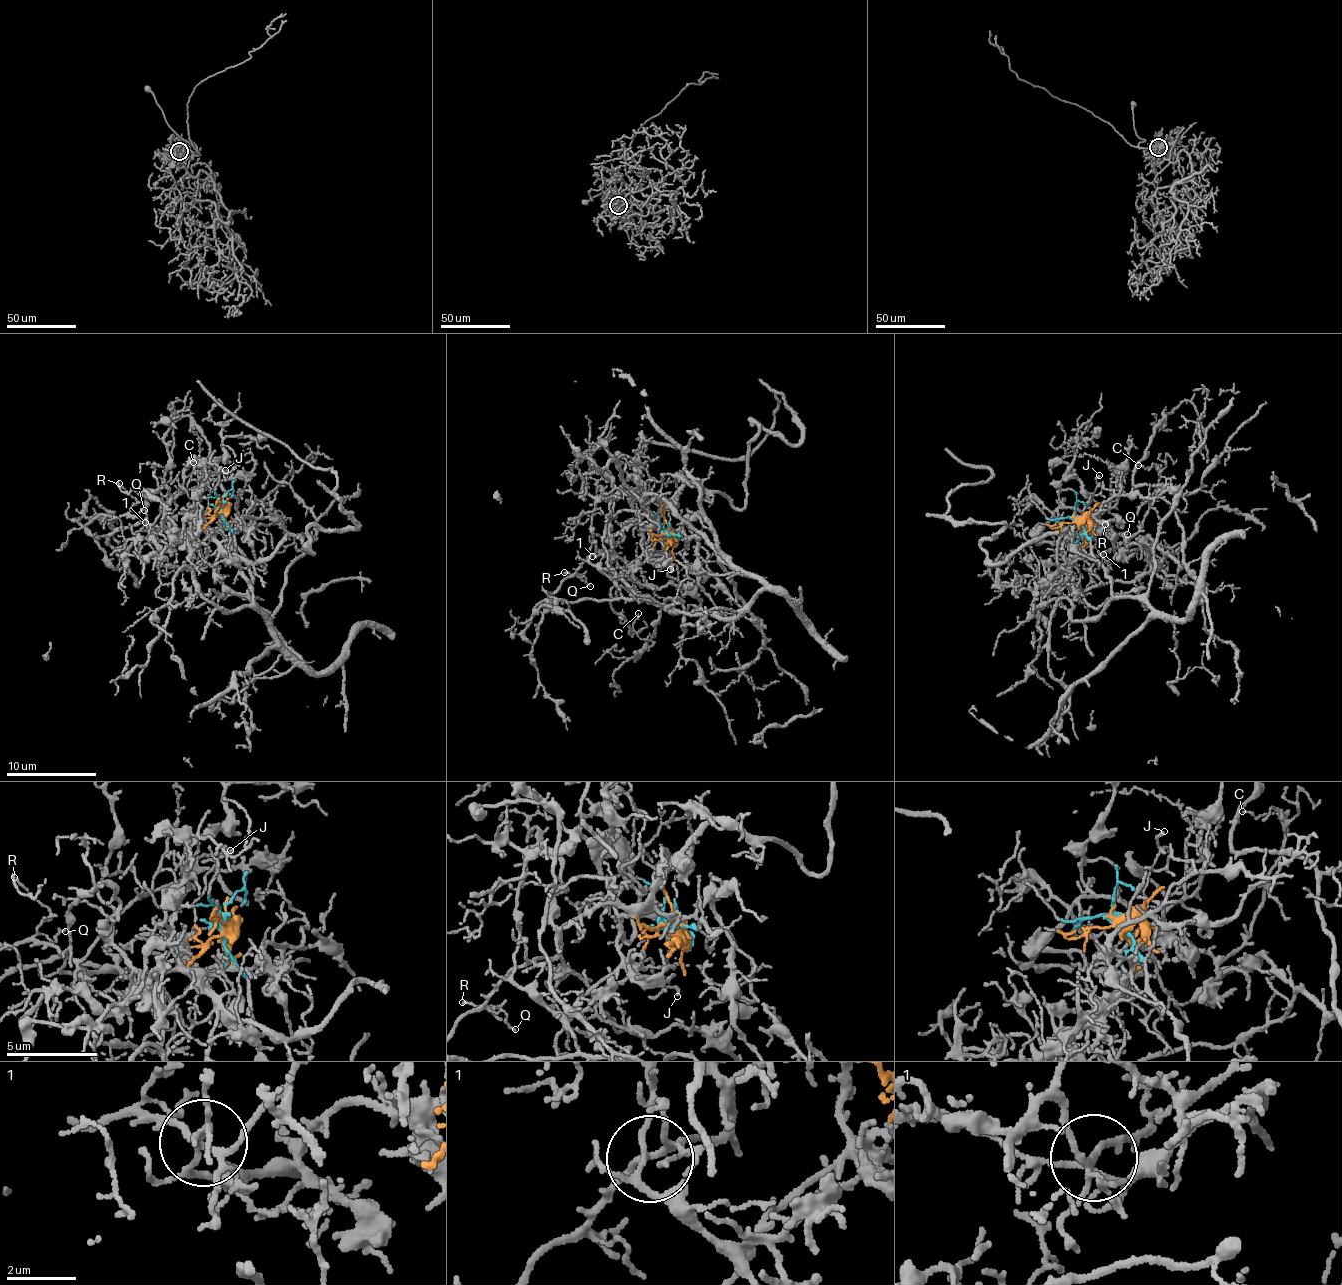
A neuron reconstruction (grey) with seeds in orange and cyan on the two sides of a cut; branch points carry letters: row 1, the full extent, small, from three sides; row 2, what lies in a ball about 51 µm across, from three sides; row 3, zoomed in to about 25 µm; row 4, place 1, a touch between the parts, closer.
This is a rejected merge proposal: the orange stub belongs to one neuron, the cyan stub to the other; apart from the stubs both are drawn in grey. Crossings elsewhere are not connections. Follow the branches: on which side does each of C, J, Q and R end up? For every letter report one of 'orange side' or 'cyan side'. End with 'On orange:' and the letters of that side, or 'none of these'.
C: orange side
J: orange side
Q: orange side
R: orange side
On orange: C, J, Q, R

